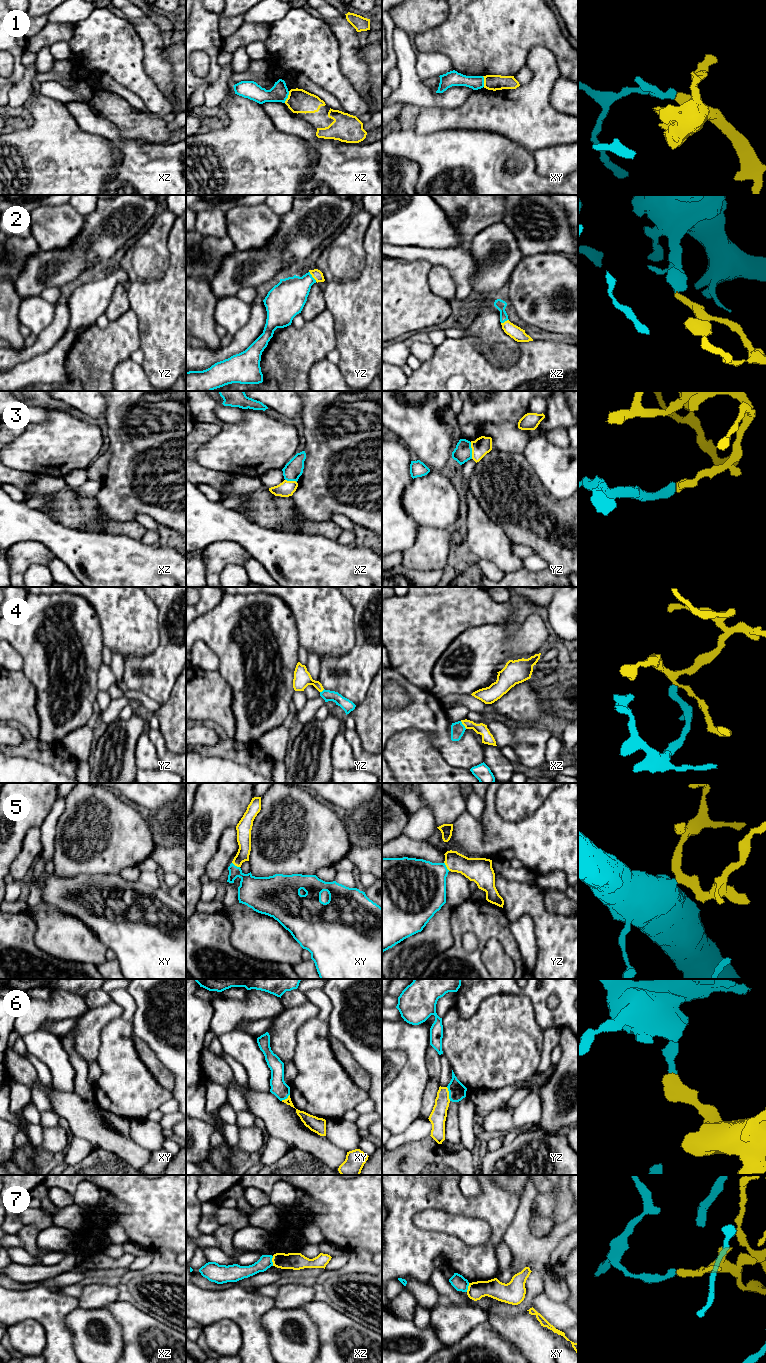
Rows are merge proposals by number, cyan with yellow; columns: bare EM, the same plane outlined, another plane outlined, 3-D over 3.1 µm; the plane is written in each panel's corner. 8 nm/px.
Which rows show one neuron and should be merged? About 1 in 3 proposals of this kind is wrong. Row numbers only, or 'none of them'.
2, 5

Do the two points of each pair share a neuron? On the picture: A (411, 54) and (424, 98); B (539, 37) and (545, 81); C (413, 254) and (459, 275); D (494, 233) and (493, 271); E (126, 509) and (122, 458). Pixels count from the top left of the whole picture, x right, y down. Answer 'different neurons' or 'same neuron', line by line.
A: same neuron
B: different neurons
C: same neuron
D: same neuron
E: same neuron

